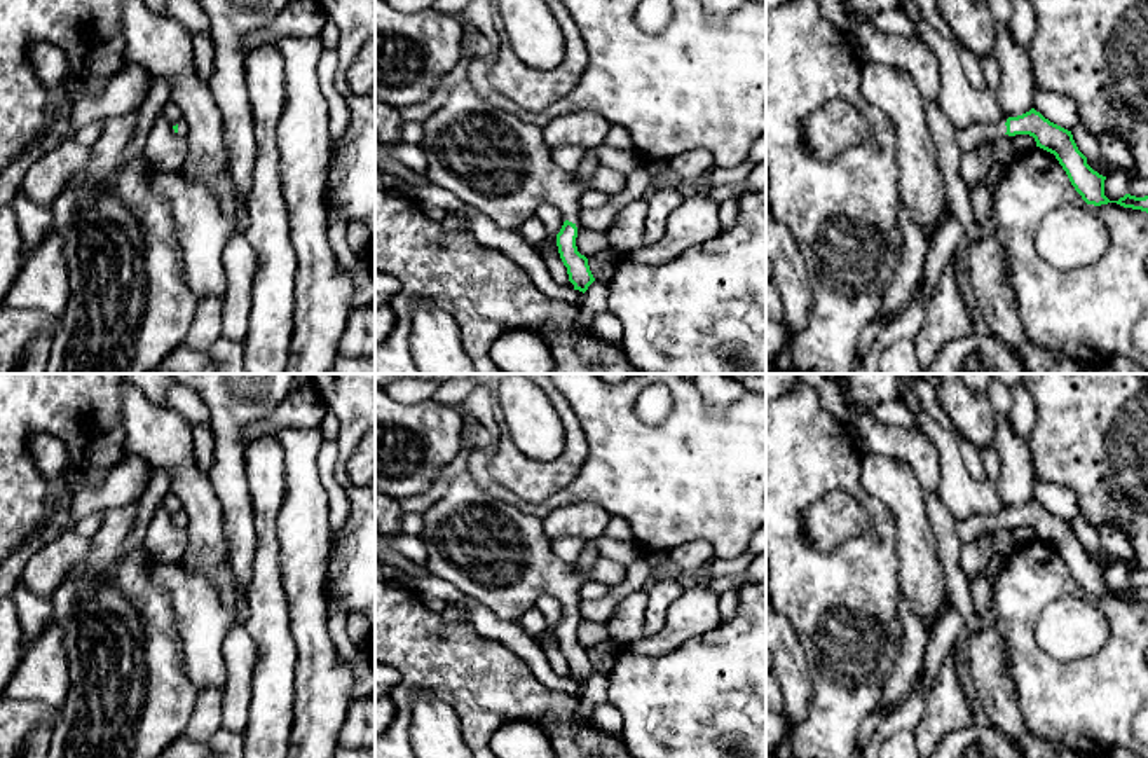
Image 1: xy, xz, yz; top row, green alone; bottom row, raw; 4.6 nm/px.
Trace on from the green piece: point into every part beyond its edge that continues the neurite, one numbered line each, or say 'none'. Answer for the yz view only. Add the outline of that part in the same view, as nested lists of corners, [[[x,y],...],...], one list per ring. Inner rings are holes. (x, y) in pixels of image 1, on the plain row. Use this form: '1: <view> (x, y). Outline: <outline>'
1: yz (969, 528). Outline: [[[974,513],[956,522],[958,536],[961,543],[974,541],[979,534],[993,534],[1003,529],[1007,524],[1005,515],[984,515]]]

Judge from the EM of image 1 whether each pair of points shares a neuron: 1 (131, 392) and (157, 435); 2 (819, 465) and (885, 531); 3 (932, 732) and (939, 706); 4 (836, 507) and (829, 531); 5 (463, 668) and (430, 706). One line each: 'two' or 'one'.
1: one
2: one
3: one
4: one
5: two

